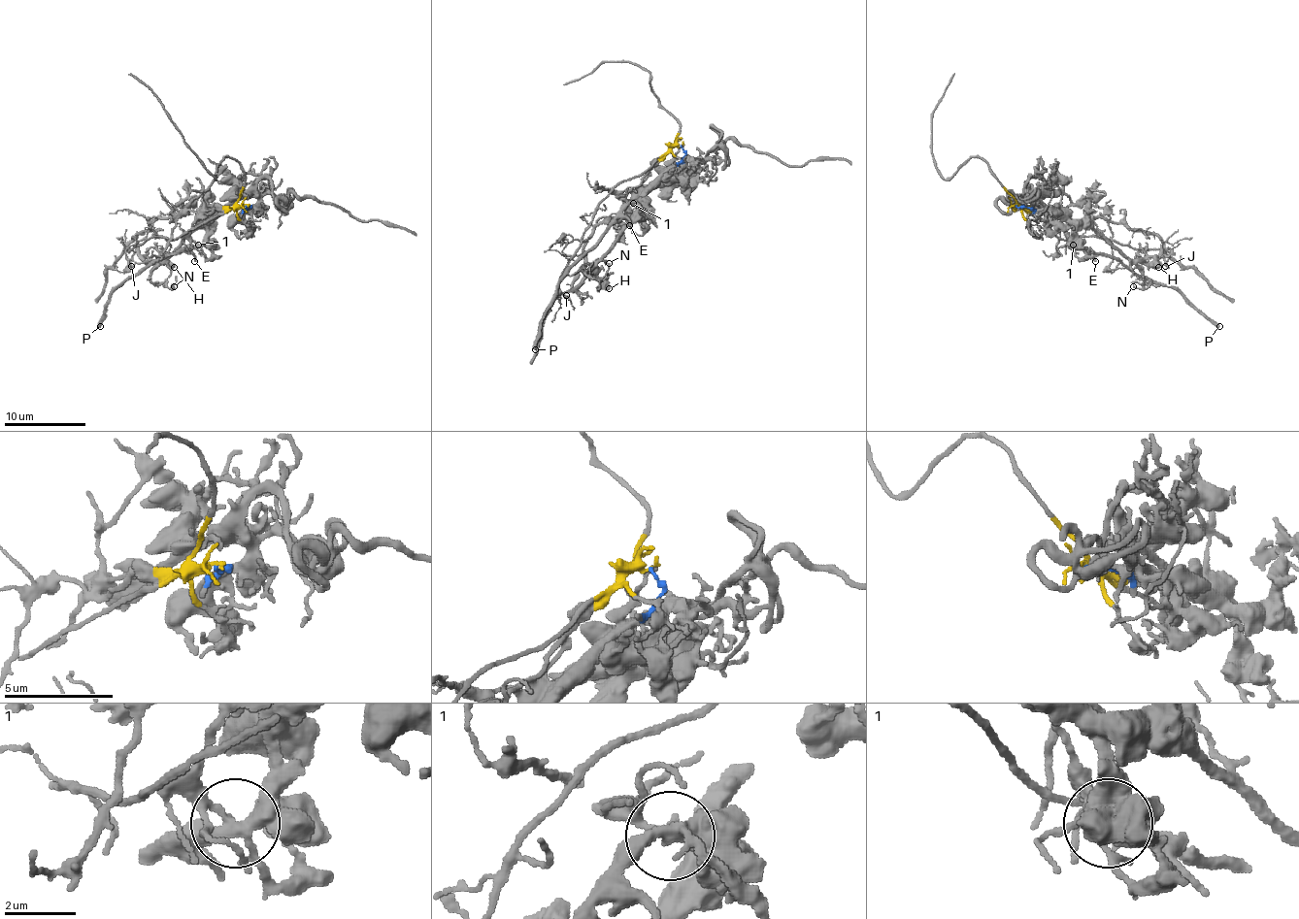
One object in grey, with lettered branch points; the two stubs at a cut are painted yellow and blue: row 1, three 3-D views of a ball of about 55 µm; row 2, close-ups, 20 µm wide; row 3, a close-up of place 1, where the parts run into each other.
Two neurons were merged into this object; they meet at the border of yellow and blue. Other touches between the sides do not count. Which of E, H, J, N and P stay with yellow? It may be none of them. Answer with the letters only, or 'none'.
J

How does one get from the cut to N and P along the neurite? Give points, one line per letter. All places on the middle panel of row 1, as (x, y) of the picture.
N: (681, 145), (684, 157), (679, 167), (693, 165), (673, 167), (585, 273), (601, 278), (610, 262)
P: (681, 145), (679, 167), (693, 165), (675, 167), (642, 202), (630, 204), (569, 271), (534, 349)

